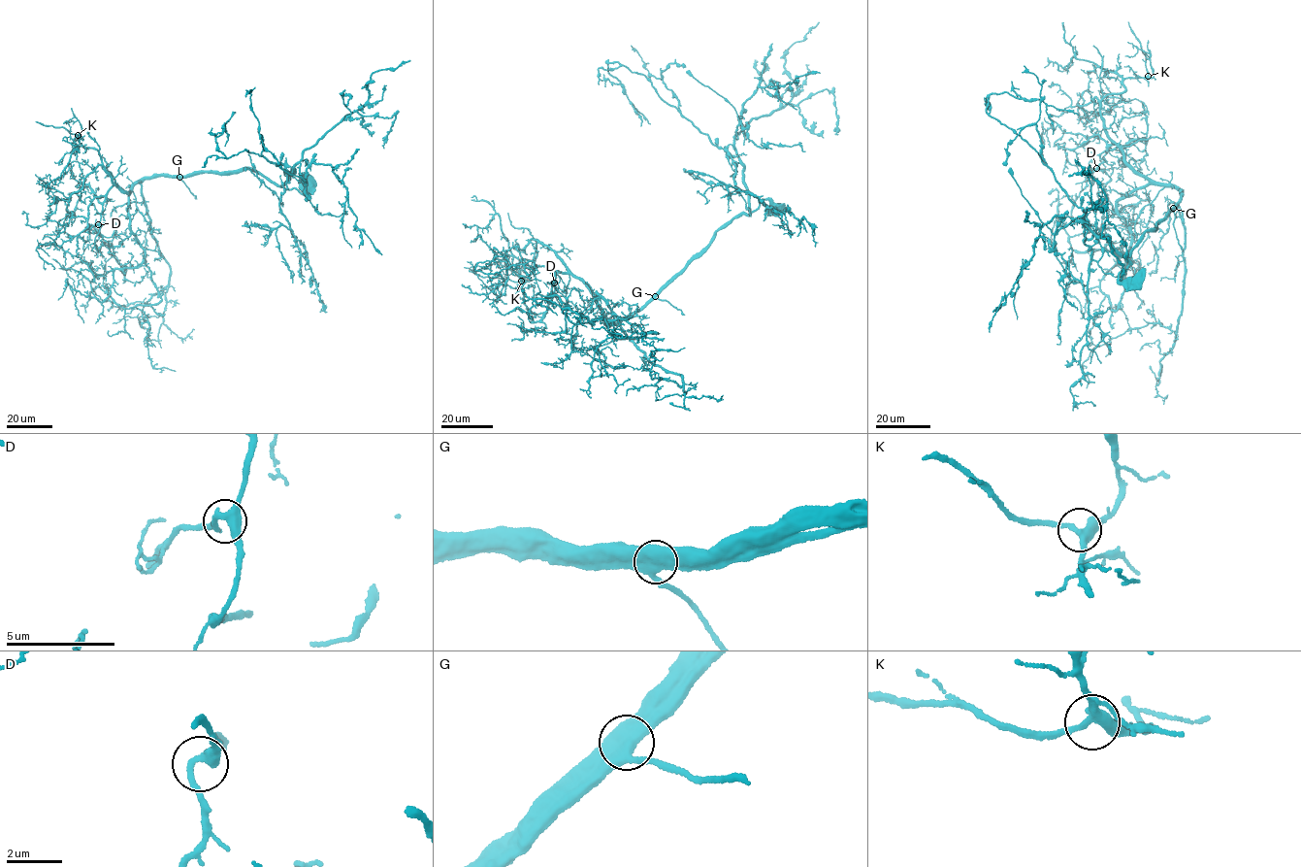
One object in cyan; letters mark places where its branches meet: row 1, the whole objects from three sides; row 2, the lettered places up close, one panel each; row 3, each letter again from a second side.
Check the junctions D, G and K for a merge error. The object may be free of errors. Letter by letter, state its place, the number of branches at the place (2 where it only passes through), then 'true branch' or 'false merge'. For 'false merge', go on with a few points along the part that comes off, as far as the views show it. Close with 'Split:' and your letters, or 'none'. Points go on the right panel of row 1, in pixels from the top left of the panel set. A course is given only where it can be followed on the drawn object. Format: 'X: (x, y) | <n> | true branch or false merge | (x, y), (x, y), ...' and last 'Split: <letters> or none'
D: (1096, 168) | 3 | true branch
G: (1173, 208) | 3 | true branch
K: (1148, 76) | 3 | true branch
Split: none

